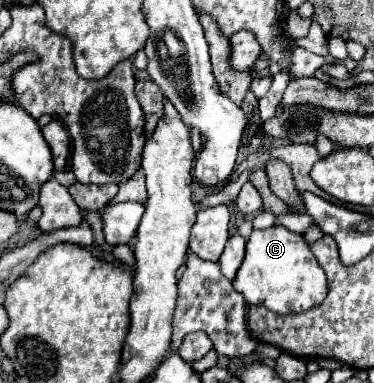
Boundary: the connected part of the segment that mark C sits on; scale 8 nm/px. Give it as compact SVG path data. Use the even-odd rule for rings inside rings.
M271 226L253 230L245 260L233 280L237 292L243 294L247 304L265 306L277 314L297 314L319 306L327 296L327 278L309 244L301 234L289 232L285 226Z

